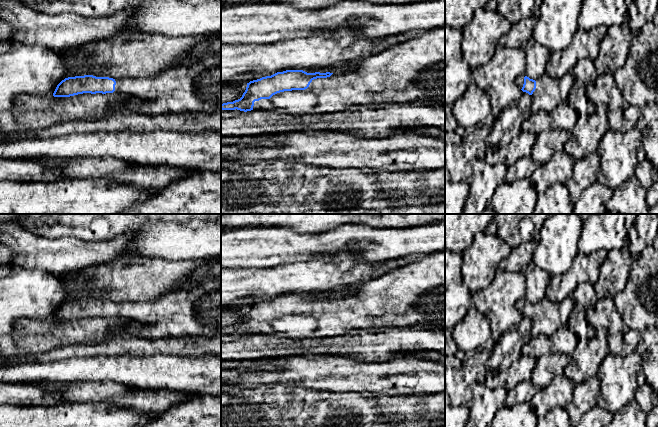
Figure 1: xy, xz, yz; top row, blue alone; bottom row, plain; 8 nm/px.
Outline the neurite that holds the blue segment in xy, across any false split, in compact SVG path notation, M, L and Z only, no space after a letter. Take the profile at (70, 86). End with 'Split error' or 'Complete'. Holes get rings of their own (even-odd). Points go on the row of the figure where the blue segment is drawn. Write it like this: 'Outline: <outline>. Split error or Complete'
Outline: M221 51L205 58L189 63L185 66L171 68L158 77L152 78L109 78L96 77L93 75L68 77L62 80L56 87L54 97L70 97L83 93L117 93L119 96L134 96L139 99L137 103L128 103L120 109L126 109L145 114L164 114L164 113L221 113Z. Split error

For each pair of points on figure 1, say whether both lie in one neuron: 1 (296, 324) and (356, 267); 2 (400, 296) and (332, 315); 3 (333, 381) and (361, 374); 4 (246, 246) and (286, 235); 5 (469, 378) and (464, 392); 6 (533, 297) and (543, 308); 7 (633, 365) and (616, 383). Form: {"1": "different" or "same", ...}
{"1": "different", "2": "same", "3": "same", "4": "same", "5": "same", "6": "different", "7": "same"}

